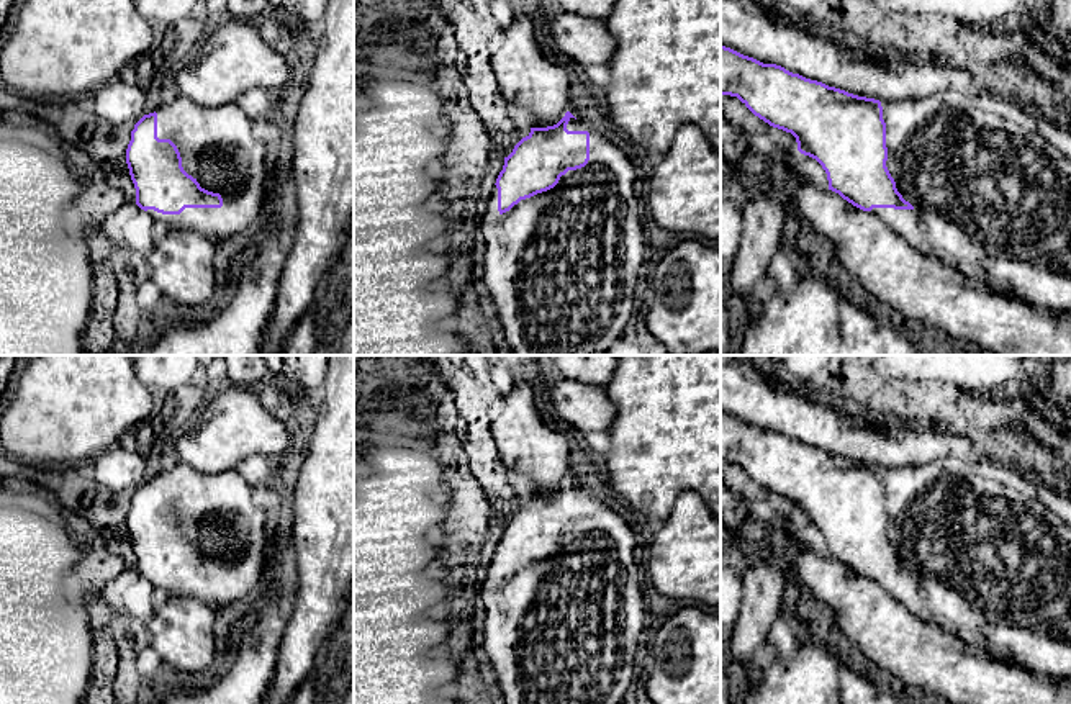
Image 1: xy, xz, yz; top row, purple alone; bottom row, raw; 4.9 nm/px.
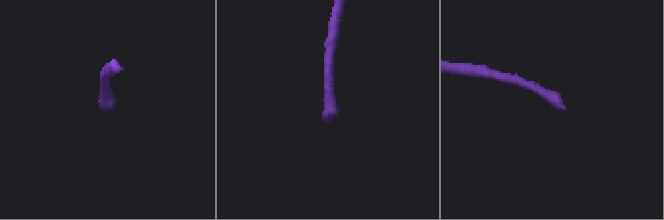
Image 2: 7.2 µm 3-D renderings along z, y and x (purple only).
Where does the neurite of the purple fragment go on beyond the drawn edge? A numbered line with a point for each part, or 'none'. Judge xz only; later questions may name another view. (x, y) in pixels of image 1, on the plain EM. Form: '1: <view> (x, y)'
1: xz (565, 629)

